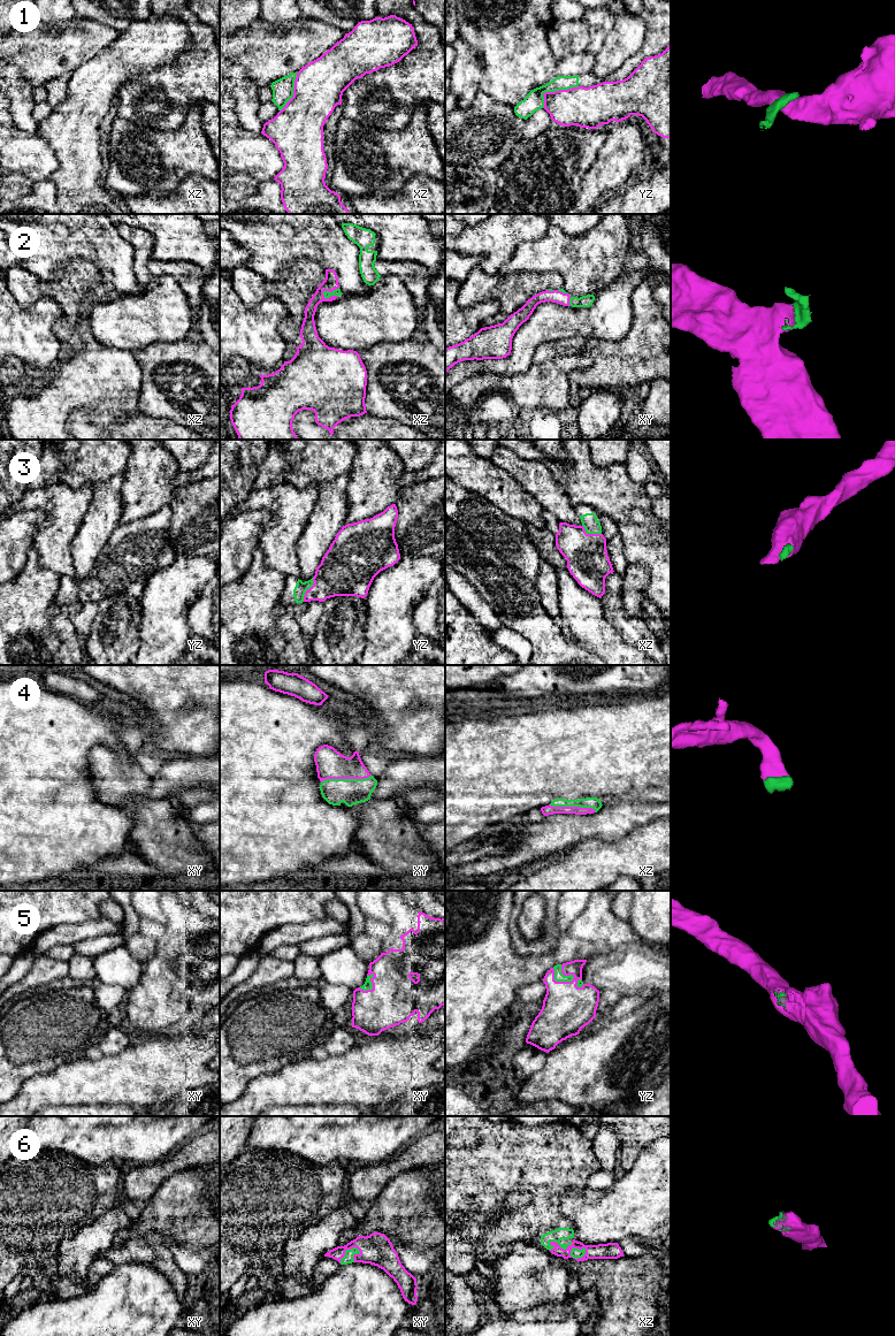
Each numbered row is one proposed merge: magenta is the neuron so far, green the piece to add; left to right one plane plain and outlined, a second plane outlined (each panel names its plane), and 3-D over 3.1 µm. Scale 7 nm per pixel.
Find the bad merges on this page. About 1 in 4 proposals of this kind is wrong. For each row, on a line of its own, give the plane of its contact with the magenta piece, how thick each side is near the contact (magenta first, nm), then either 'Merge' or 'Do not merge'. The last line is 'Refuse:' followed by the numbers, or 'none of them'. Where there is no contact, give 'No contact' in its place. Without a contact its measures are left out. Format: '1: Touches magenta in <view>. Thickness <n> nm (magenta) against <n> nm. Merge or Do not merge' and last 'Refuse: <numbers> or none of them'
1: Touches magenta in yz. Thickness 280 nm (magenta) against 130 nm. Do not merge
2: Touches magenta in xz. Thickness 110 nm (magenta) against 50 nm. Merge
3: Touches magenta in yz. Thickness 300 nm (magenta) against 90 nm. Merge
4: Touches magenta in xy. Thickness 200 nm (magenta) against 180 nm. Merge
5: Touches magenta in yz. Thickness 340 nm (magenta) against 60 nm. Merge
6: Touches magenta in xy. Thickness 220 nm (magenta) against 70 nm. Merge
Refuse: 1

